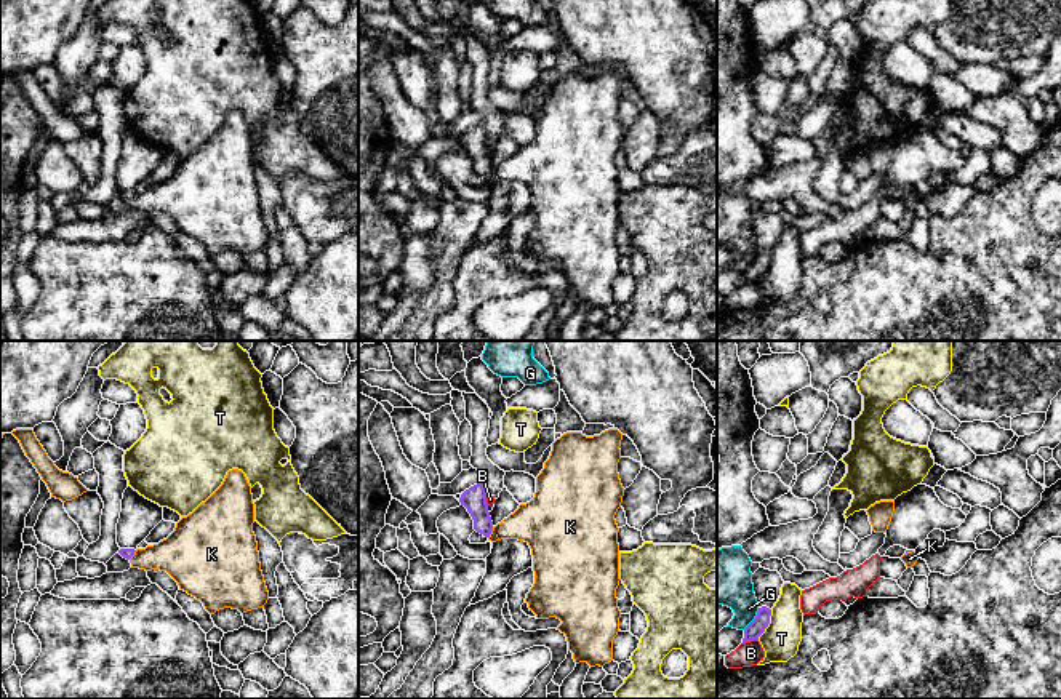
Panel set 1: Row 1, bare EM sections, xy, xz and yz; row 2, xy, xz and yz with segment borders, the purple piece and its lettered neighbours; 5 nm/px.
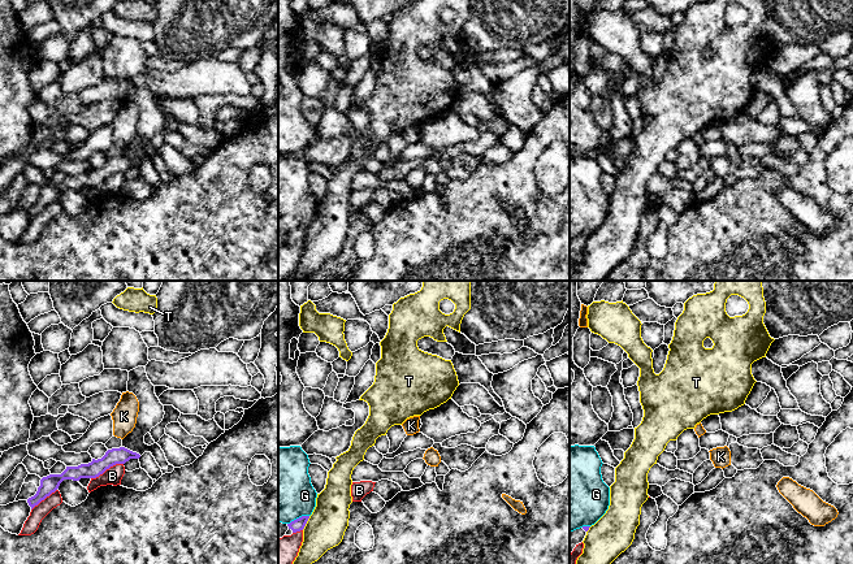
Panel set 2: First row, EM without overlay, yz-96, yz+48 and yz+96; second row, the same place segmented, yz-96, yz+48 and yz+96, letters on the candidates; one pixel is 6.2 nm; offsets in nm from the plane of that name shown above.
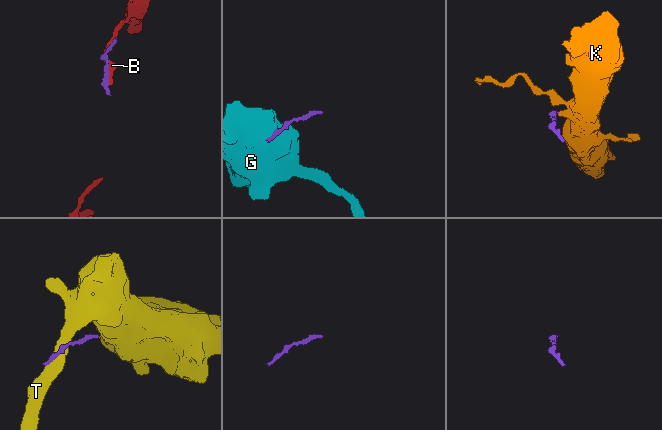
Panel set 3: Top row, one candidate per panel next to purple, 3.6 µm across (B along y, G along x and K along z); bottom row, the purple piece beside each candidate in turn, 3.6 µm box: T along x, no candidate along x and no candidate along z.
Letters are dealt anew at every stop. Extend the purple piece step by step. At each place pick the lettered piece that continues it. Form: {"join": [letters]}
{"join": []}

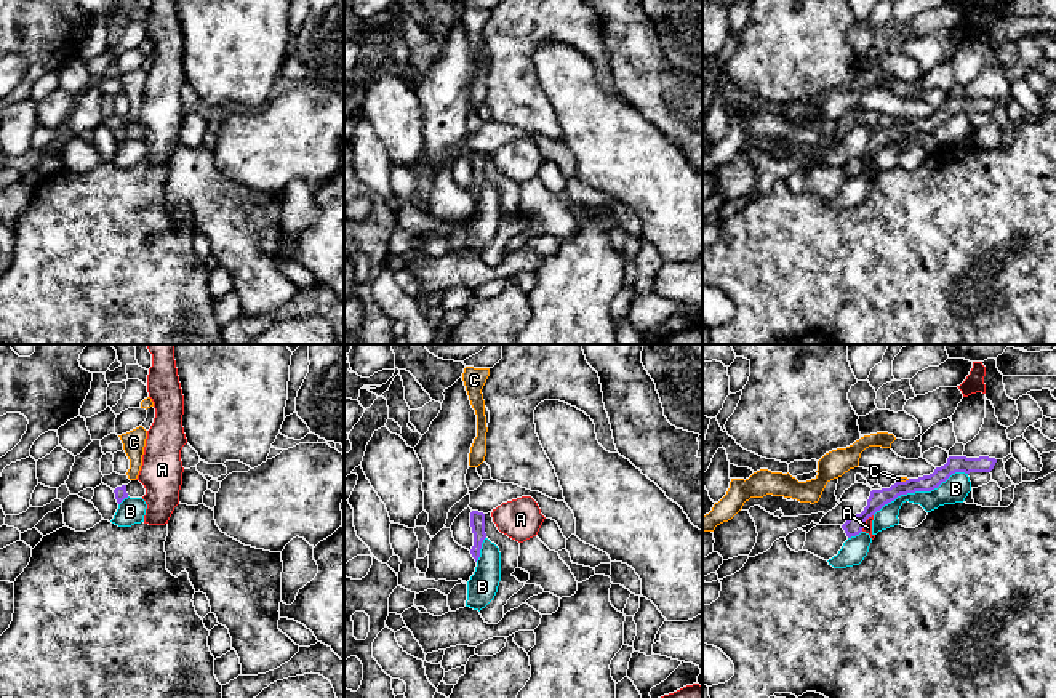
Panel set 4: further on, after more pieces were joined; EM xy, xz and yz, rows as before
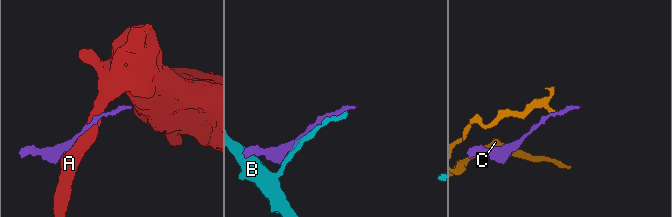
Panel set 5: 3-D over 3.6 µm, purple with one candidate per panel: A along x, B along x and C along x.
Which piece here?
{"join": []}

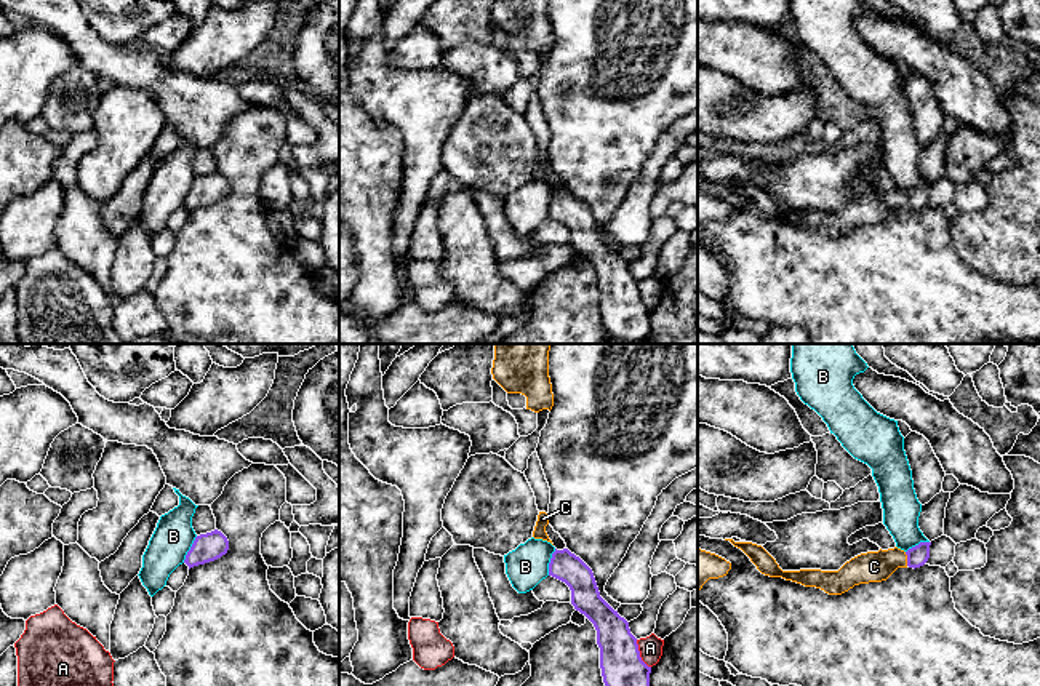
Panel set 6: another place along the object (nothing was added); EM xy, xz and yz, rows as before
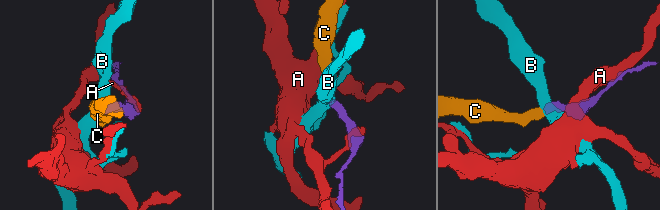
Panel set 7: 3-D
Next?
{"join": ["C"]}

